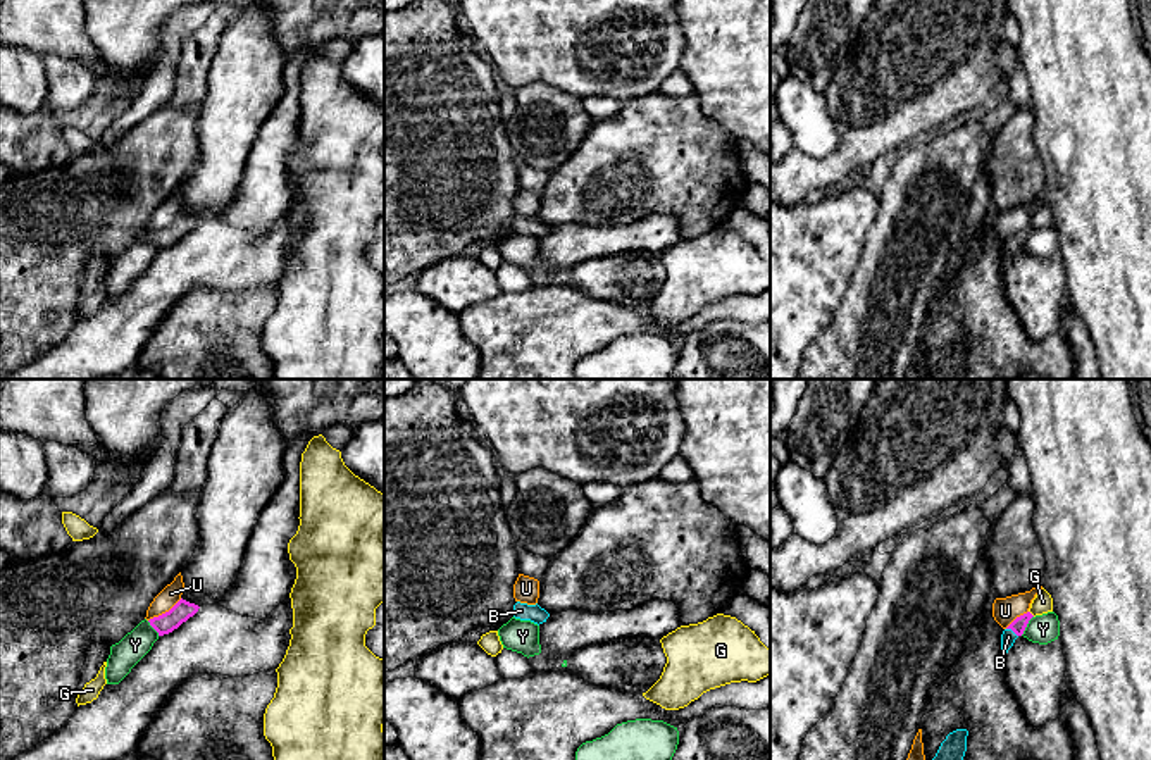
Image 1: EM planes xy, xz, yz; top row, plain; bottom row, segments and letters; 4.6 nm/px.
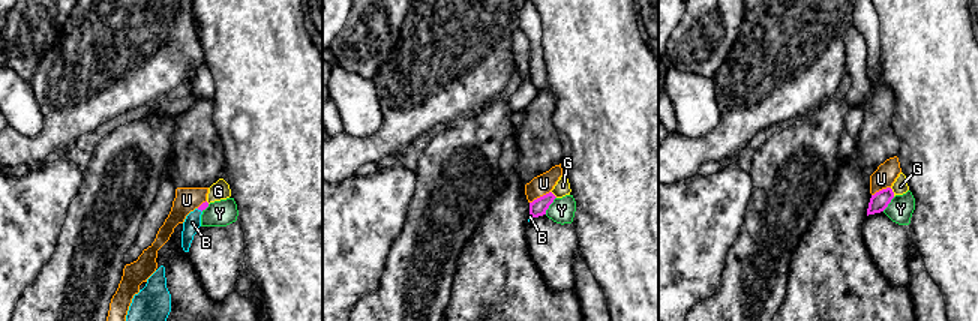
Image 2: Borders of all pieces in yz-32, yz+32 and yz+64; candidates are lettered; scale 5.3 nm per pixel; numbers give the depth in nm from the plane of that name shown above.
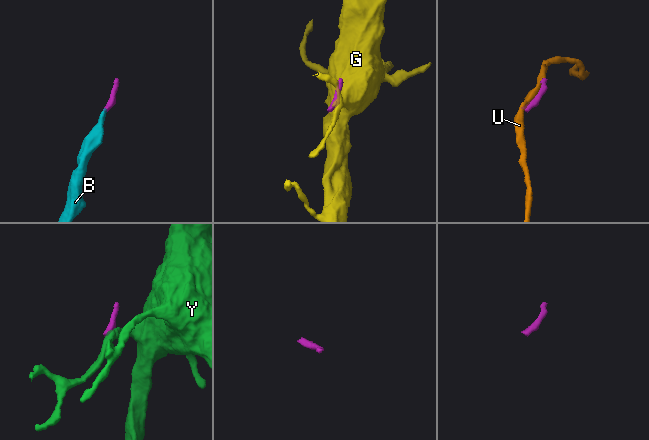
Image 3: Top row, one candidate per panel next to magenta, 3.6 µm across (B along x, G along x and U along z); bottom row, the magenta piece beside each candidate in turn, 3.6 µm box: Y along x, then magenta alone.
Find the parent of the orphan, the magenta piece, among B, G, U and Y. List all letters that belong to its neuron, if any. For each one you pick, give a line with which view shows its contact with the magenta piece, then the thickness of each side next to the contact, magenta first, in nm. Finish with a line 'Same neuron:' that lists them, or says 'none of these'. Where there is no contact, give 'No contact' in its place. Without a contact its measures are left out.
B: Touches magenta in yz. Thickness 70 nm (magenta) against 70 nm
Same neuron: B

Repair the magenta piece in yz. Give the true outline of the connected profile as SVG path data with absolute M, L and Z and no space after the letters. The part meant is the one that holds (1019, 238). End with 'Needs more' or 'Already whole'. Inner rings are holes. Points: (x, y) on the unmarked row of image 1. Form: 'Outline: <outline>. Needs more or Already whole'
Outline: M1030 226L1017 231L1001 248L1001 264L1003 264L1003 272L1005 269L1008 267L1008 264L1013 260L1015 253L1018 250L1023 248L1029 234L1032 233L1034 229Z. Needs more

